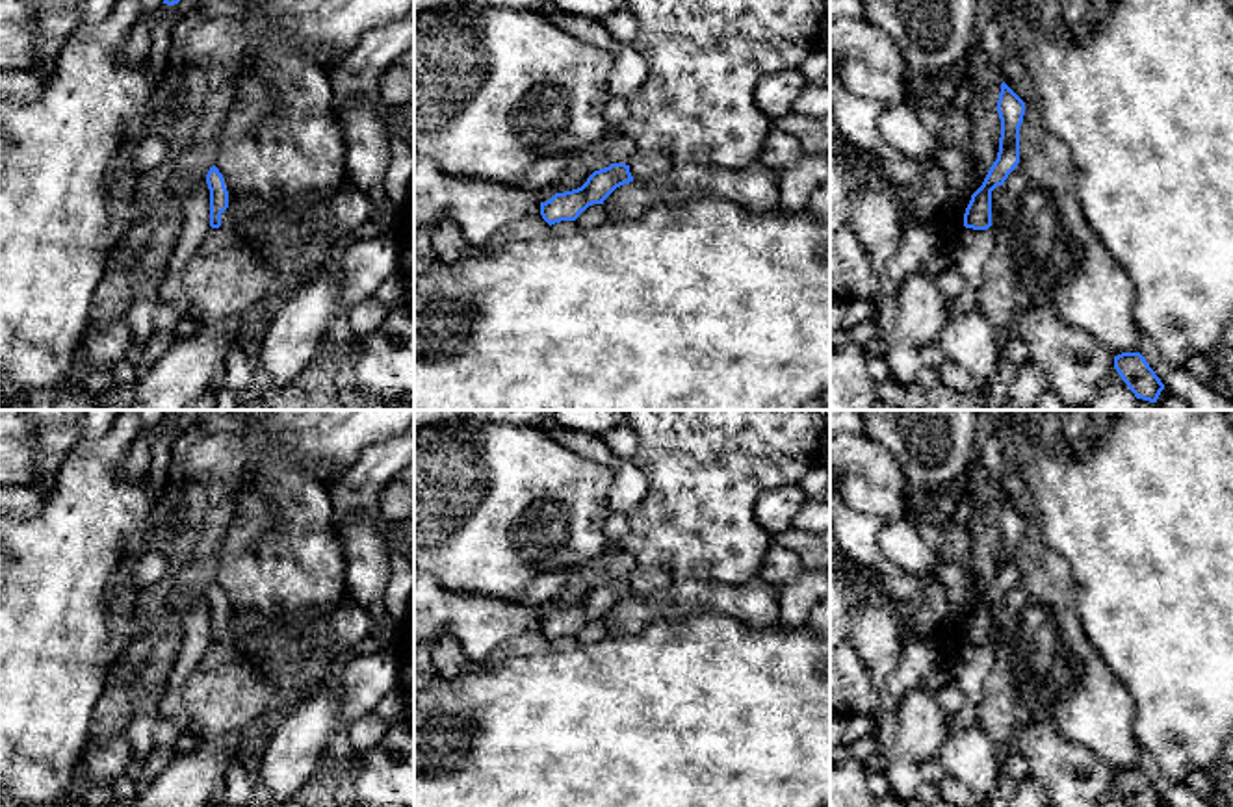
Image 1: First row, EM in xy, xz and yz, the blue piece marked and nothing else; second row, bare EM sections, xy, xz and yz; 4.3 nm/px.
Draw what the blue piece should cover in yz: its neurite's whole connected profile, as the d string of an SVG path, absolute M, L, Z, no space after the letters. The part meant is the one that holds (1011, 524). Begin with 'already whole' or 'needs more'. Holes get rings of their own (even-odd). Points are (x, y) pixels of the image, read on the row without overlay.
already whole | M1003 497L997 516L1001 553L997 575L990 583L982 601L971 610L964 629L964 642L988 646L992 642L992 607L1003 601L1019 579L1019 542L1025 531L1025 518Z

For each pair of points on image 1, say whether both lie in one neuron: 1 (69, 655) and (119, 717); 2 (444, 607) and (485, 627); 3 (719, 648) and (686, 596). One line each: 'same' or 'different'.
1: different
2: same
3: different

